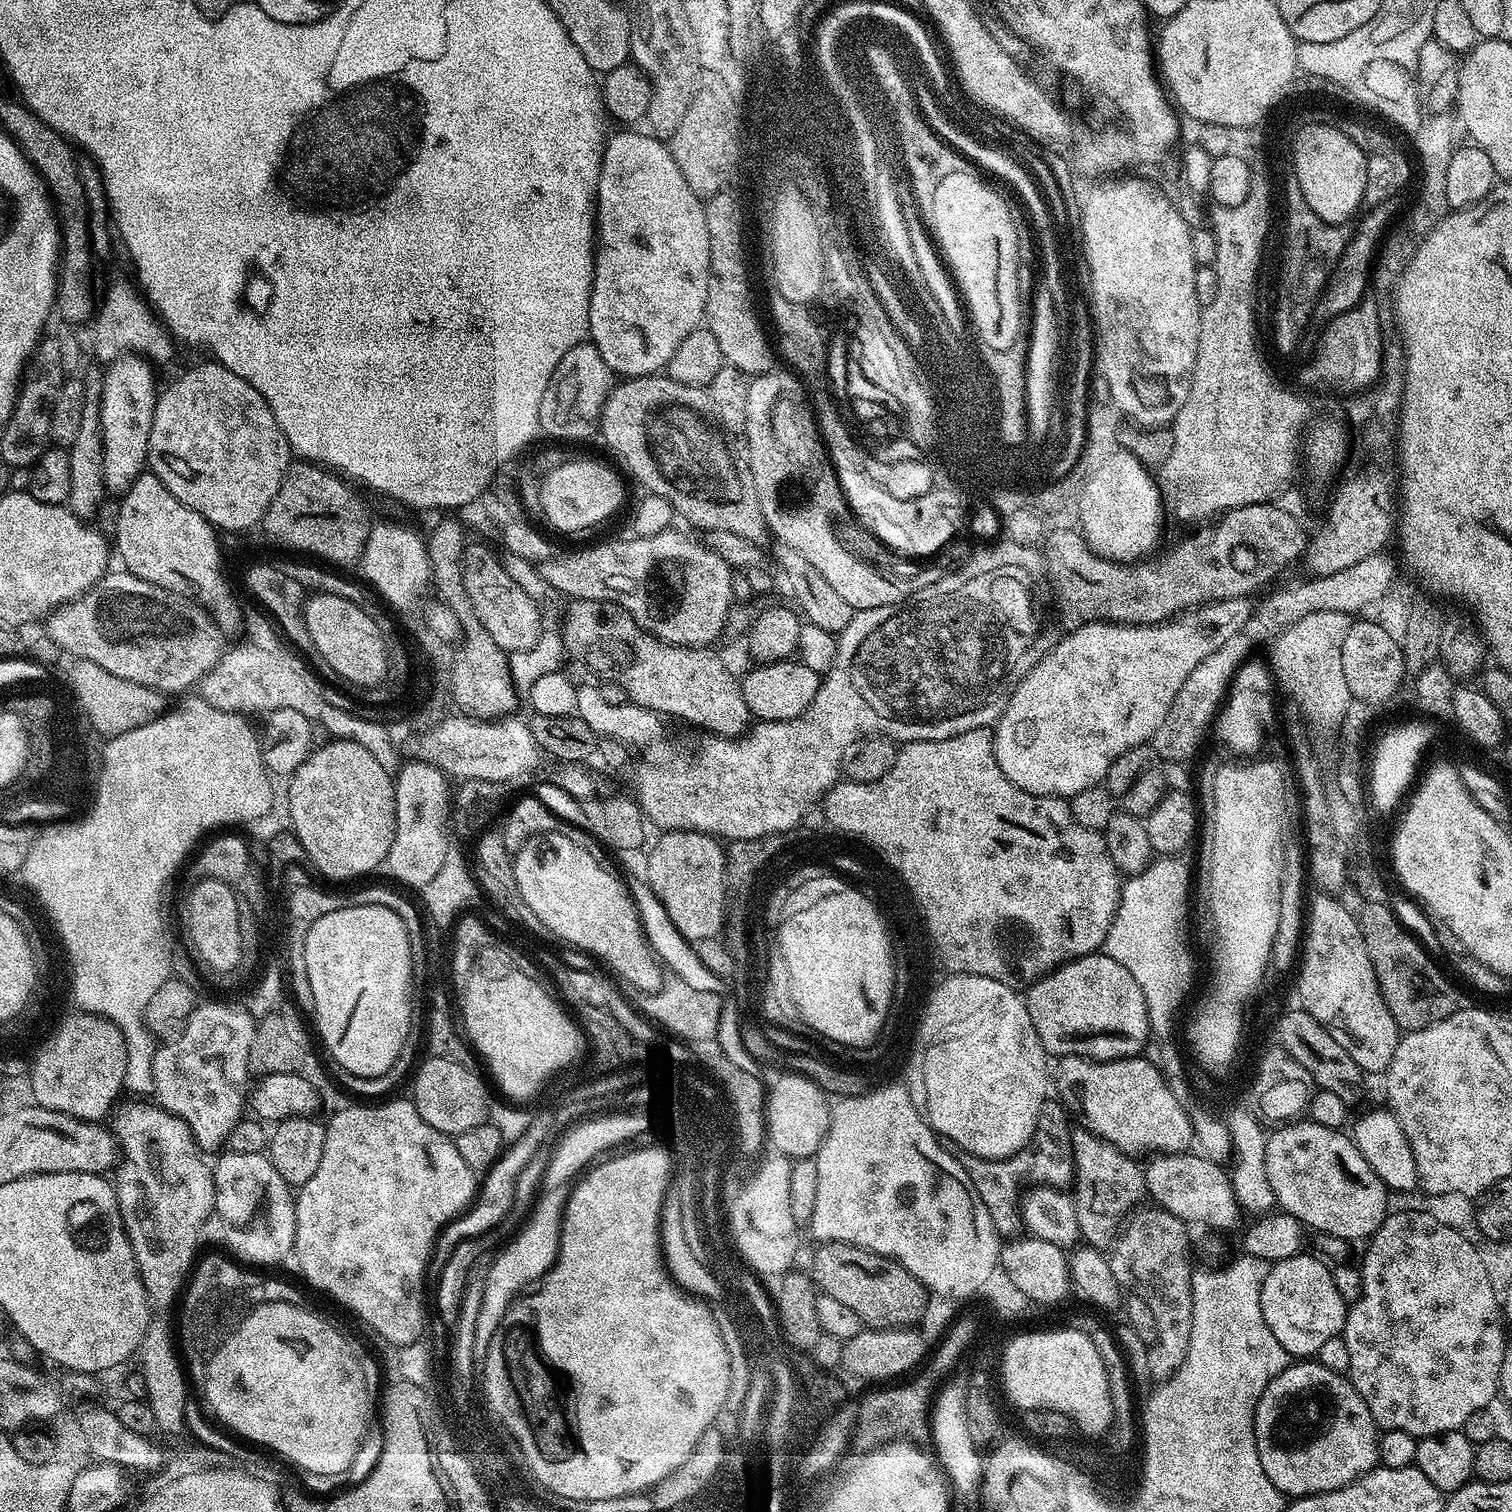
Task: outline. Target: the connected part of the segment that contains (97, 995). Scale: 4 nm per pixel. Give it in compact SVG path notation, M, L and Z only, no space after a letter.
M194 698L181 712L162 714L149 724L142 725L141 728L111 737L107 741L104 750L104 767L101 770L101 778L95 787L94 798L96 805L92 808L92 813L85 818L81 824L66 824L68 822L48 822L38 831L38 842L31 847L31 853L24 868L24 876L28 883L36 888L36 891L43 896L45 904L52 908L53 915L59 920L60 928L63 928L64 939L68 941L68 946L72 952L72 960L75 960L76 971L76 995L79 996L77 1009L81 1013L100 1016L103 1020L109 1020L124 1035L124 1045L126 1046L126 1066L124 1067L125 1085L130 1086L136 1094L144 1092L153 1087L152 1063L156 1053L157 1041L152 1041L149 1029L146 1027L144 1015L146 1006L150 1002L153 994L158 991L164 982L173 975L172 961L173 953L170 950L170 940L164 937L164 916L160 913L160 895L164 892L164 883L176 872L176 867L188 856L188 851L199 845L209 834L215 833L215 828L224 830L227 824L248 824L251 820L260 820L272 808L272 780L267 768L264 766L264 759L260 753L260 738L257 729L252 729L247 724L245 717L238 713L226 713L224 710L215 709L201 698Z

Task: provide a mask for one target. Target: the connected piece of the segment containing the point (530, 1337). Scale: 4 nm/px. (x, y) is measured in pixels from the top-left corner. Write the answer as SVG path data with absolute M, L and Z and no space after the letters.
M645 1146L637 1152L628 1152L625 1156L616 1156L613 1160L598 1165L578 1188L573 1187L564 1208L564 1223L560 1226L560 1248L556 1252L555 1262L539 1281L538 1287L532 1290L537 1292L529 1291L513 1303L489 1343L483 1362L482 1383L488 1387L490 1406L496 1407L496 1413L504 1416L507 1424L512 1424L511 1433L525 1456L531 1477L550 1482L550 1486L554 1487L562 1498L614 1498L637 1493L659 1483L702 1438L702 1426L706 1420L717 1419L720 1415L720 1406L724 1401L730 1376L730 1362L726 1358L720 1324L713 1309L711 1312L708 1309L711 1307L705 1301L681 1292L672 1283L659 1254L660 1210L673 1167L669 1160L664 1160L660 1151L655 1152L652 1146Z

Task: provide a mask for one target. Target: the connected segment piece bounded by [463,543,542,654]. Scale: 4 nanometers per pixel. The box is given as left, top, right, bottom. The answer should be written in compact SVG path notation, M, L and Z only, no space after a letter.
M469 543L464 550L463 571L466 594L470 594L472 608L498 646L509 654L532 647L542 631L540 612L532 602L533 597L506 574L500 565L499 555L495 551L492 553L484 544Z

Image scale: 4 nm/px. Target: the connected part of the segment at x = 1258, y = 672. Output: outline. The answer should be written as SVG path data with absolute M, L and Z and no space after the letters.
M1256 658L1241 665L1235 674L1214 721L1214 734L1216 732L1219 744L1236 755L1233 757L1252 758L1255 757L1252 755L1261 750L1266 730L1274 720L1273 686L1274 680L1269 667L1256 661Z

